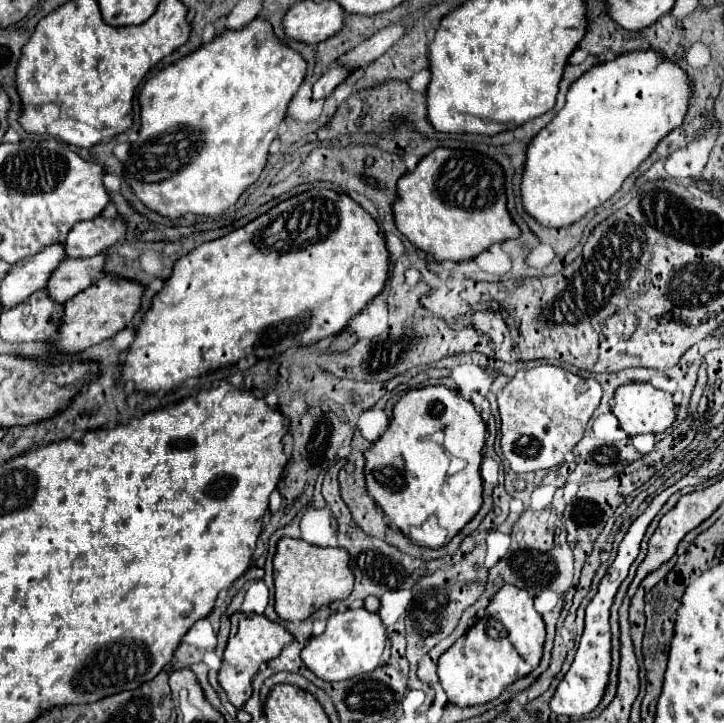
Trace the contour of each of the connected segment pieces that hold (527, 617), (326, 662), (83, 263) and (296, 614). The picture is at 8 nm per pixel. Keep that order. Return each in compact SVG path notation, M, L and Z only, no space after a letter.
M503 585L485 609L485 615L439 657L437 677L449 703L459 707L483 705L499 697L513 681L529 675L541 661L545 641L545 623L533 607L533 597L511 585Z
M363 607L347 609L345 613L333 613L327 619L327 629L303 647L301 659L307 665L307 669L311 669L319 679L343 681L379 667L385 643L387 633L377 613L369 613Z
M103 253L87 259L65 259L51 273L51 279L47 283L49 297L57 303L65 303L69 297L81 293L103 275L103 263Z
M283 537L277 541L273 569L275 613L285 621L303 621L319 607L337 599L347 599L353 589L349 555L341 547L317 547L305 543L303 539Z

